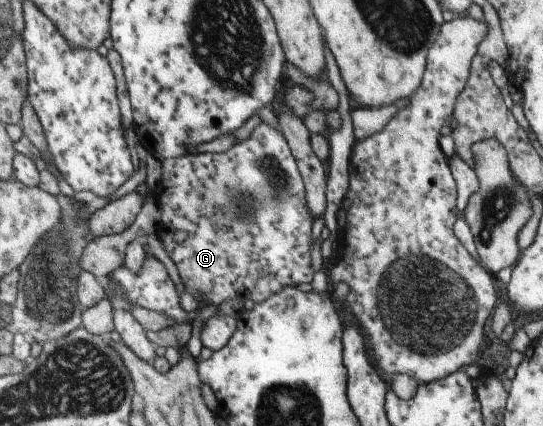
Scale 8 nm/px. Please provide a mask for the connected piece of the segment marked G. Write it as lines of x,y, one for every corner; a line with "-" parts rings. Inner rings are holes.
261,122
246,139
222,152
163,159
152,197
160,210
155,235
176,266
184,289
198,305
218,307
227,299
241,302
249,299
258,305
287,287
312,280
310,227
313,218
304,201
304,187
296,161
278,129
-
240,199
244,199
244,205
254,207
254,211
240,215

